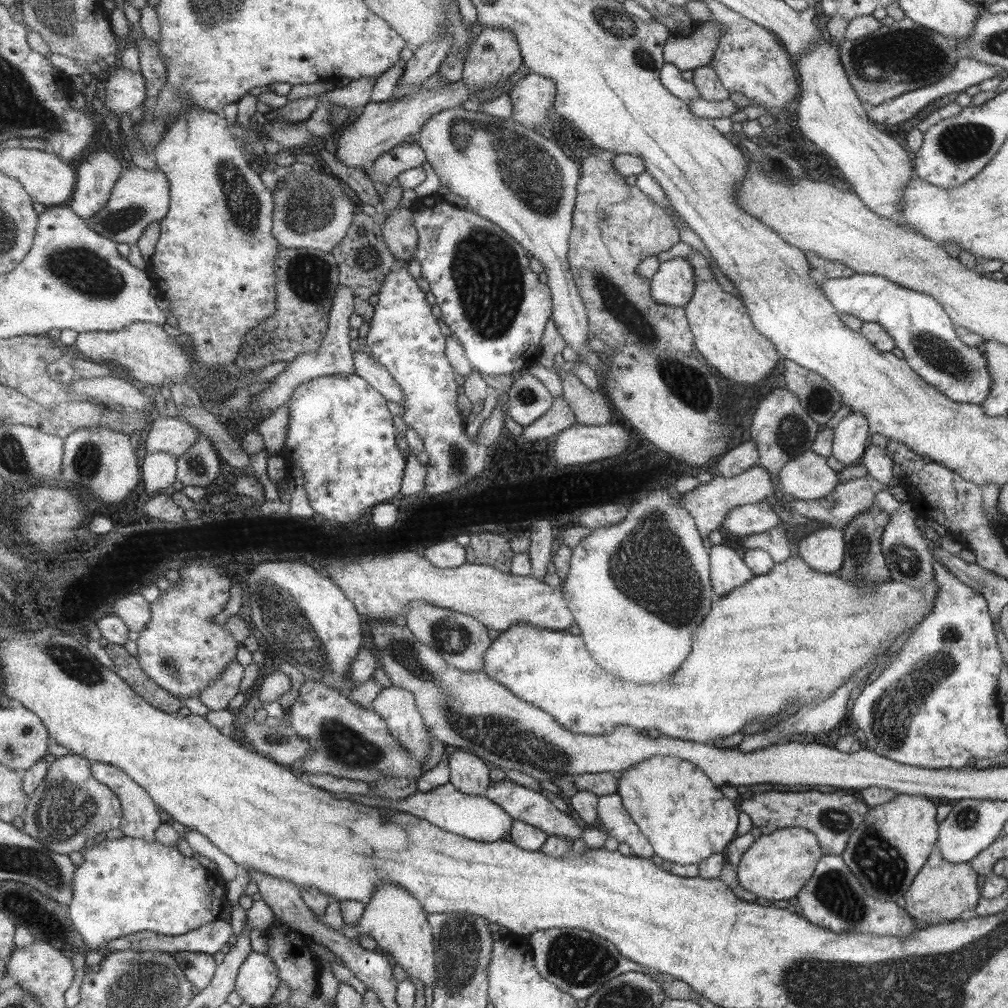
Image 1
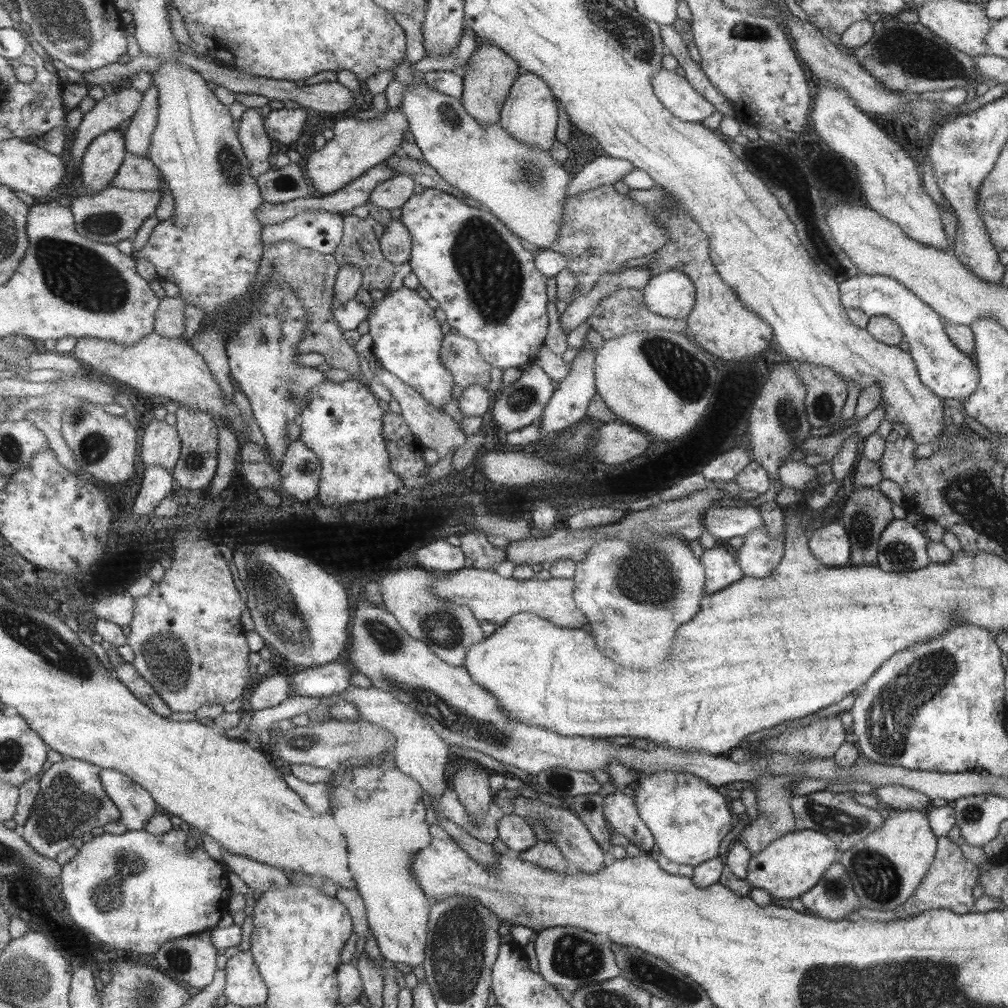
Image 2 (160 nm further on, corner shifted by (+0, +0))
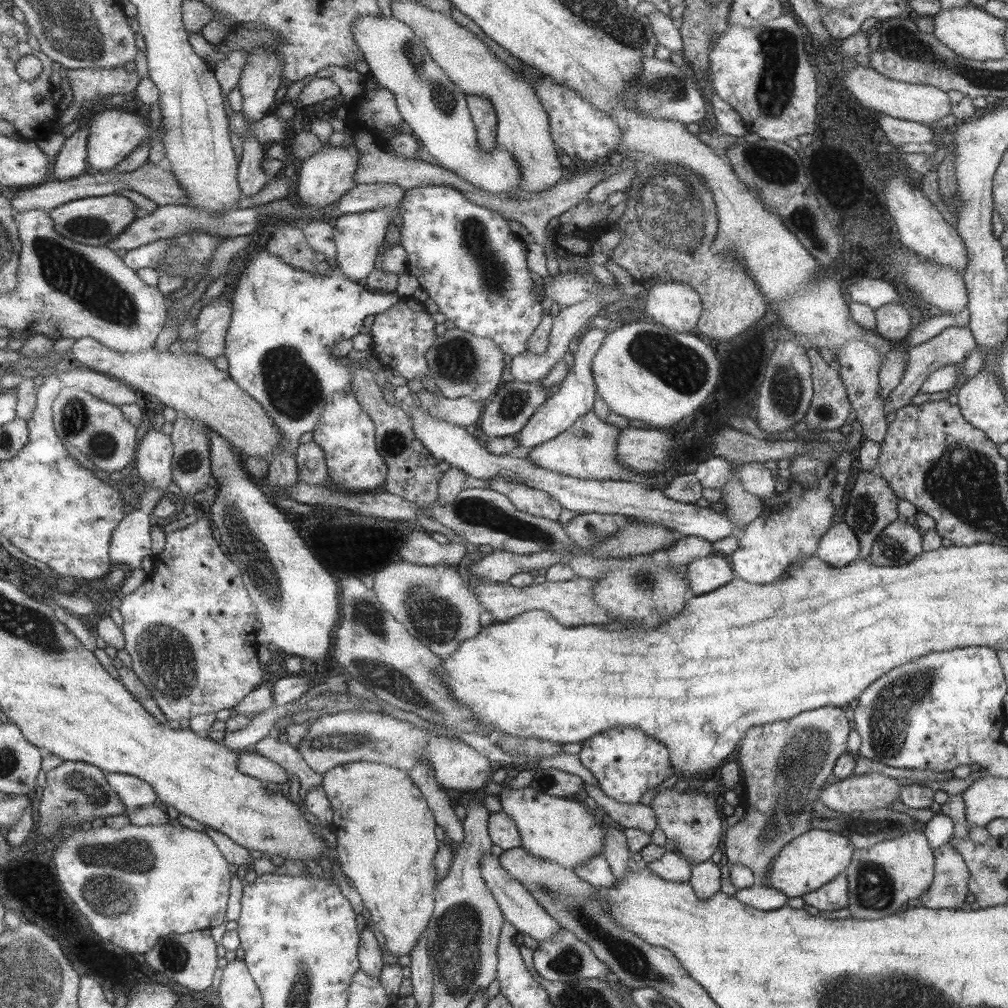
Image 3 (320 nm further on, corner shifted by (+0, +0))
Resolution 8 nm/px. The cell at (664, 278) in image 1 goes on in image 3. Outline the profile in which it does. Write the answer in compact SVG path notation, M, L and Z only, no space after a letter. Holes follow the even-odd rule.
M657 283L646 290L645 318L671 331L692 332L703 313L703 303L693 288L684 283Z

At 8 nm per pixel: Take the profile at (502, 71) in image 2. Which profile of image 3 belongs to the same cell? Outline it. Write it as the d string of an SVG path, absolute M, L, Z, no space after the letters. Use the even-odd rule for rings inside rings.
M467 94L468 110L475 124L477 143L481 151L493 151L496 147L496 113L488 98Z

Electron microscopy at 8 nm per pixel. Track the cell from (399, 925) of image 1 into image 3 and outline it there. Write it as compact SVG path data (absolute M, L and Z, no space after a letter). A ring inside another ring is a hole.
M363 761L335 766L322 776L320 787L333 810L331 826L335 830L335 848L341 873L353 882L351 885L359 894L363 907L369 911L373 930L384 936L386 950L395 957L411 953L423 936L433 910L433 863L438 851L438 841L433 836L435 822L423 793L405 771Z

